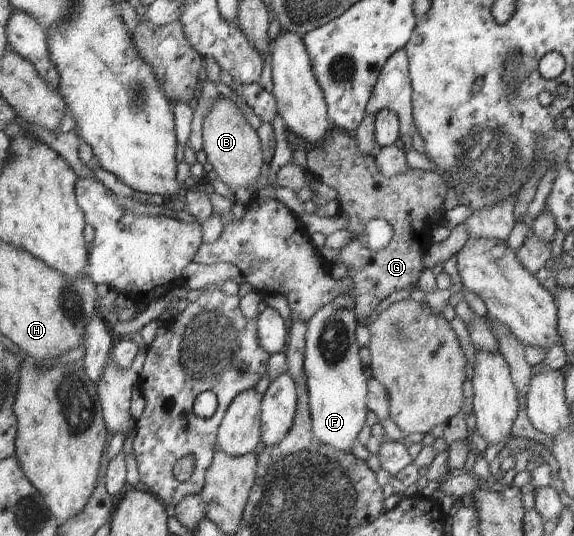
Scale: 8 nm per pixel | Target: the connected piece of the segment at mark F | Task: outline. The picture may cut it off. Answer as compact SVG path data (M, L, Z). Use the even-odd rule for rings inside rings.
M329 302L315 312L306 326L304 370L313 433L325 445L349 452L351 445L358 441L357 434L365 426L368 411L368 382L355 339L356 316L352 310Z

